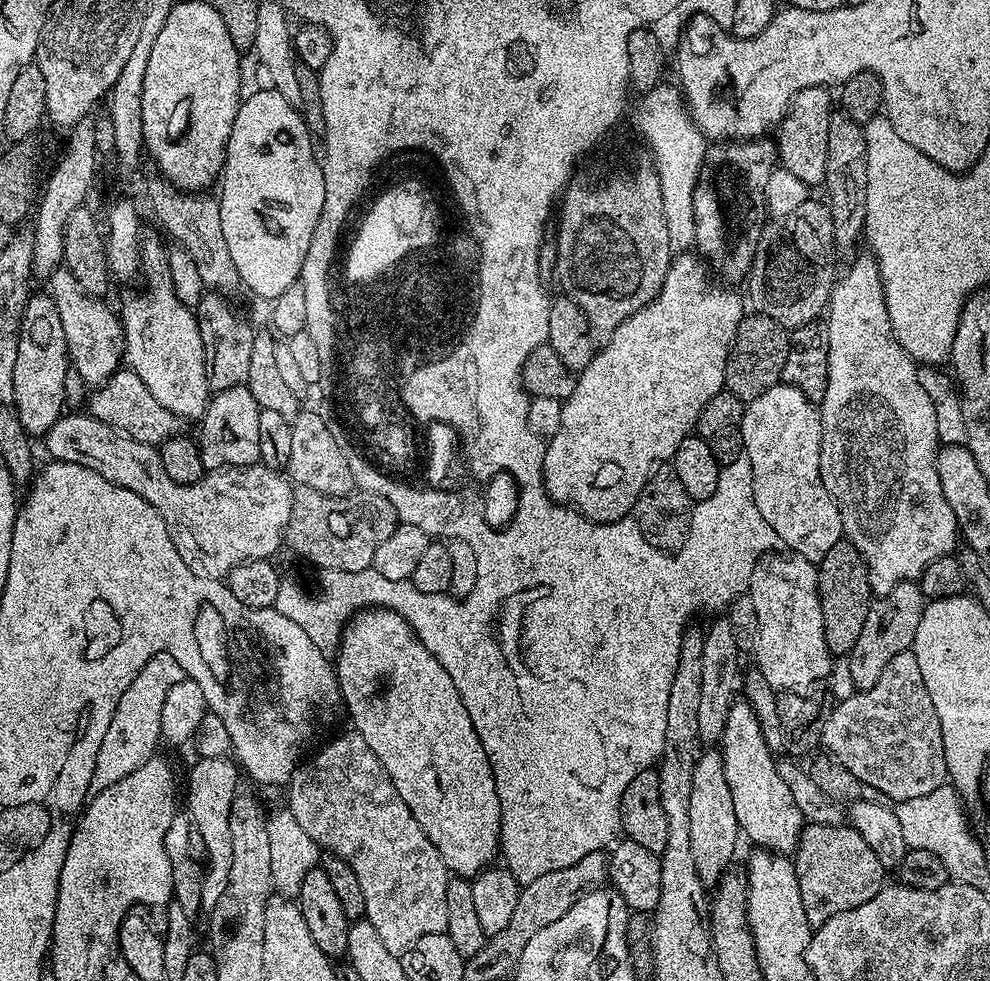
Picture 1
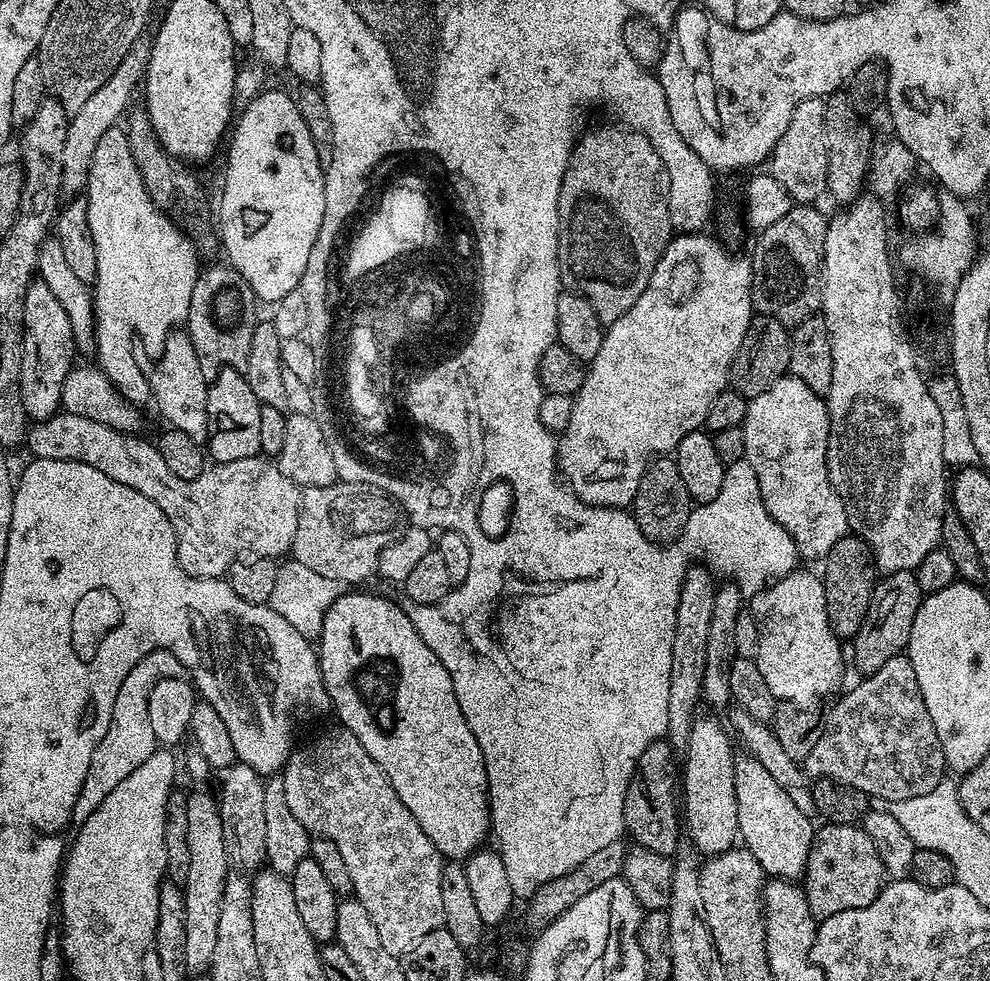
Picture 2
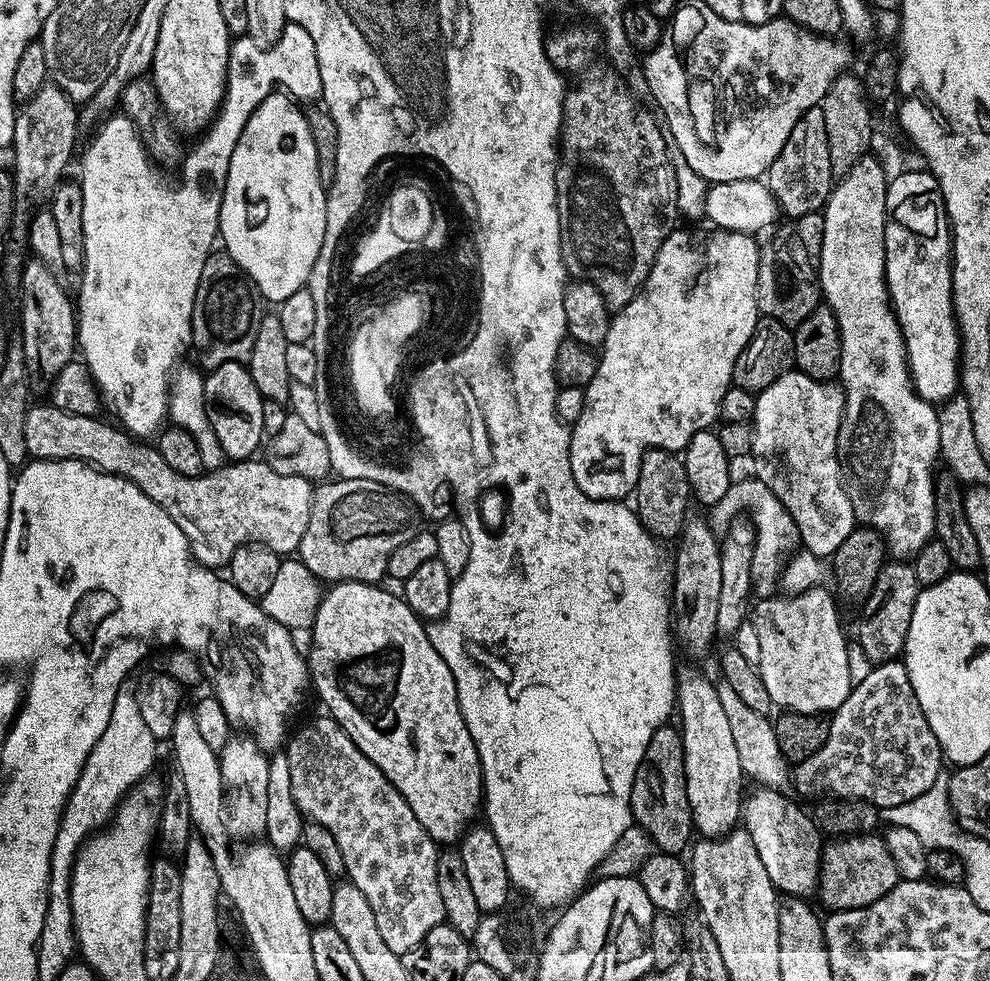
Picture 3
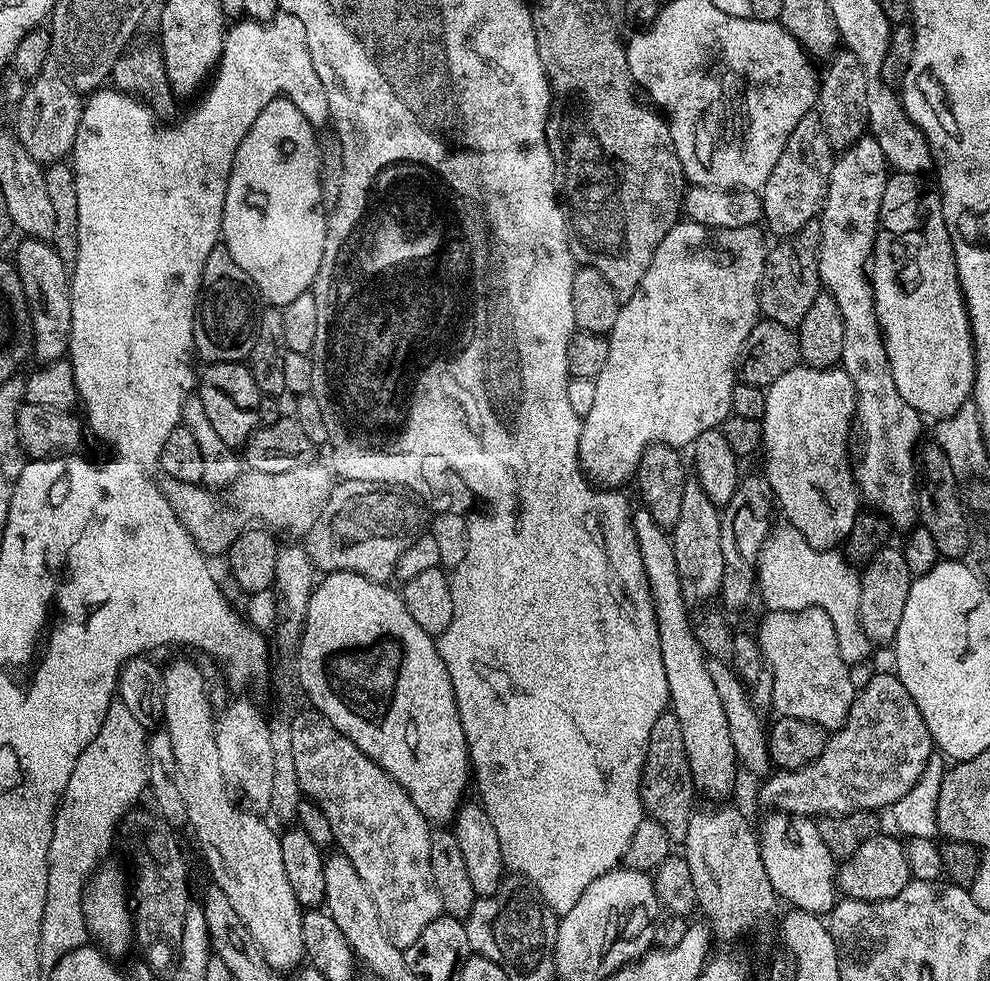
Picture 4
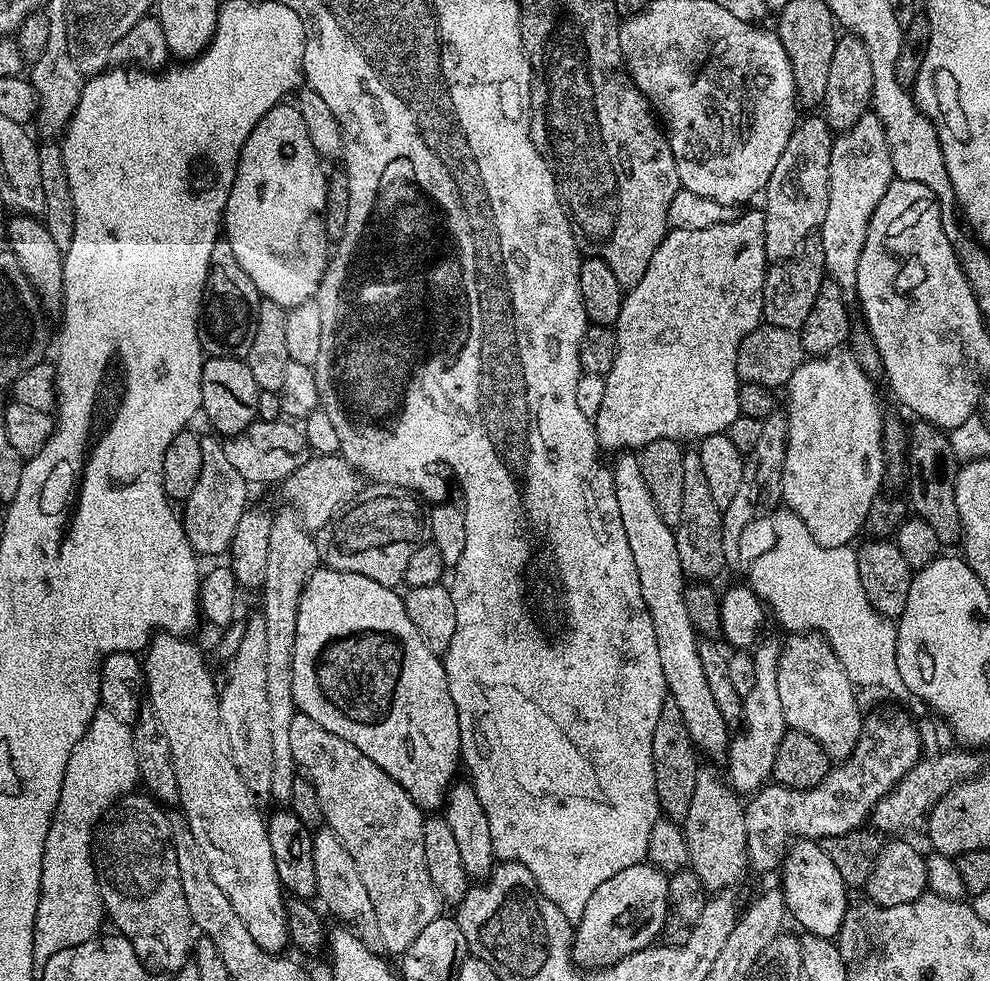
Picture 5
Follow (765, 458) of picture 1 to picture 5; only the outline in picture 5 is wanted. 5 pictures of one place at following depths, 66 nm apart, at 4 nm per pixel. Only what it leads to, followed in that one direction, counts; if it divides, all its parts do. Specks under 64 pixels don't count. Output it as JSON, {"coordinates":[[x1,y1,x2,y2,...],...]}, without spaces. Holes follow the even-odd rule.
{"coordinates":[[837,350,831,352,828,356,805,359,804,364,798,366,798,370,794,370,794,374,786,386,786,393,788,392,788,408,786,407,788,441,786,442,784,465,780,471,780,494,787,511,798,514,798,518,802,518,802,522,806,526,806,530,814,538,814,542,818,542,818,546,822,546,823,548,842,548,851,545,853,543,852,539,856,535,858,537,861,535,864,523,866,522,866,514,870,510,870,502,874,502,874,498,881,495,882,492,880,482,884,478,884,460,886,461,884,450,886,419,884,420,884,412,880,409,880,396,876,393,876,388,872,385,872,380,873,377,865,372,851,351]]}

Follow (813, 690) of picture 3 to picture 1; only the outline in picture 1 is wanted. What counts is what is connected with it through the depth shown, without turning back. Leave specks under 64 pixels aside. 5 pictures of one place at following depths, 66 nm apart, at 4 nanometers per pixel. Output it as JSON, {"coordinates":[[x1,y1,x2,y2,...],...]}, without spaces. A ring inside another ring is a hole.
{"coordinates":[[795,554,776,555,761,558,752,575,750,595,758,613,754,664,772,688,780,692,799,692,818,683,831,670,834,657,824,637,817,565]]}

